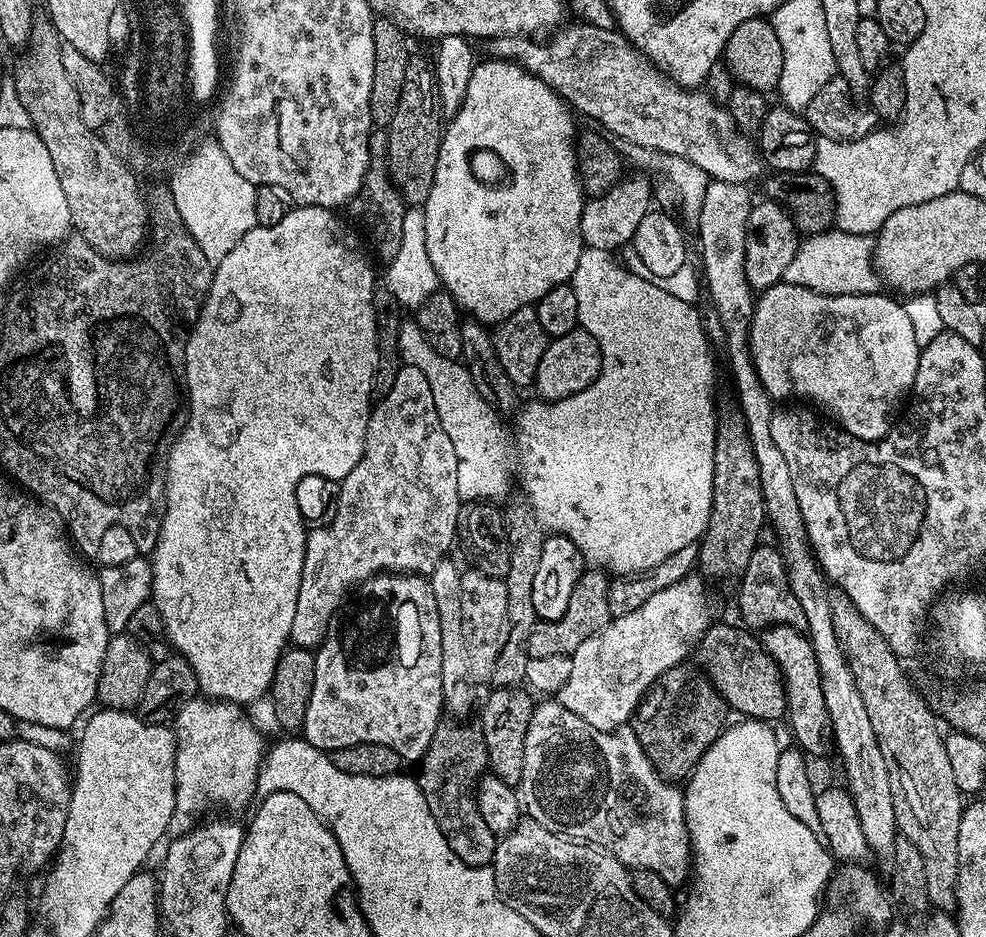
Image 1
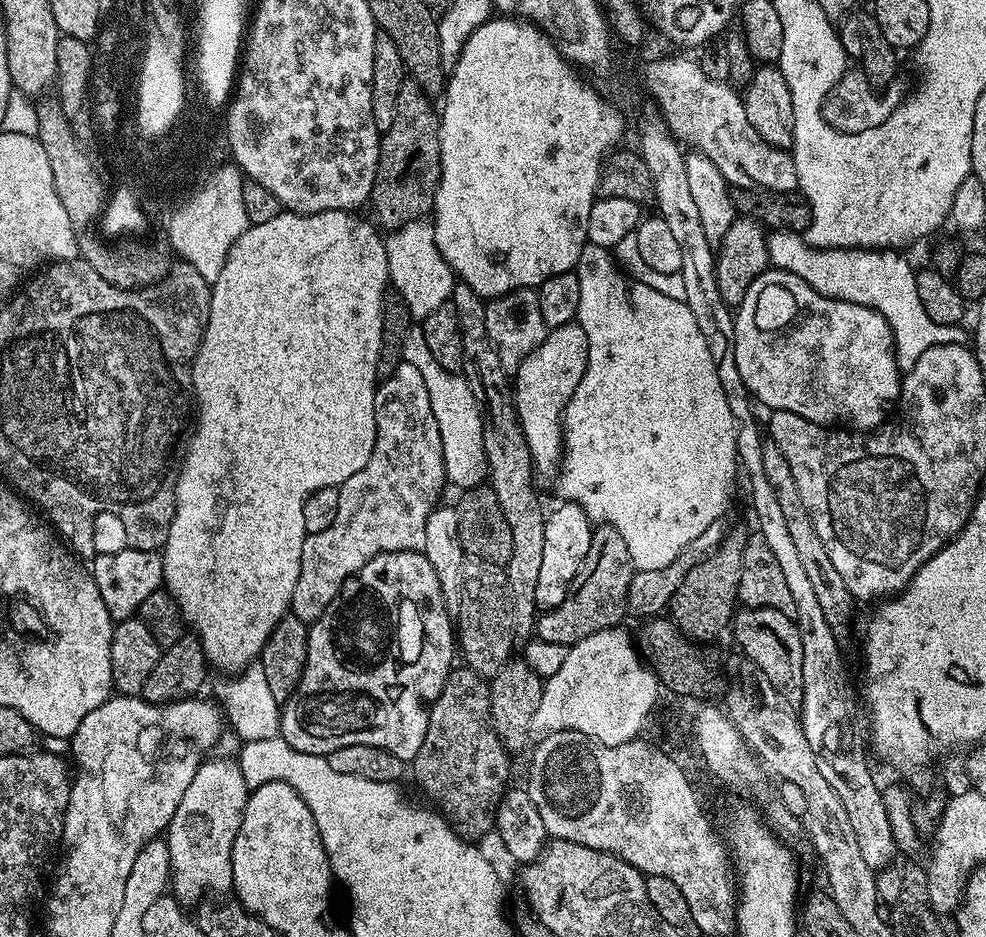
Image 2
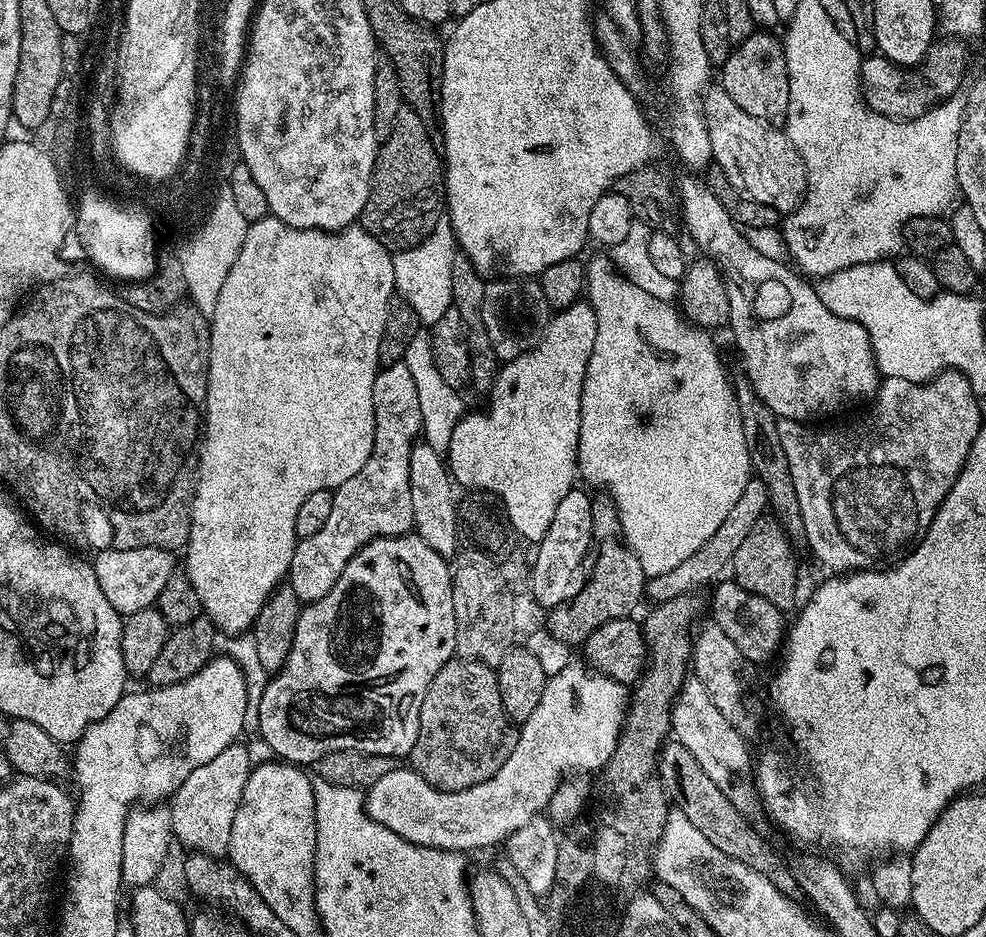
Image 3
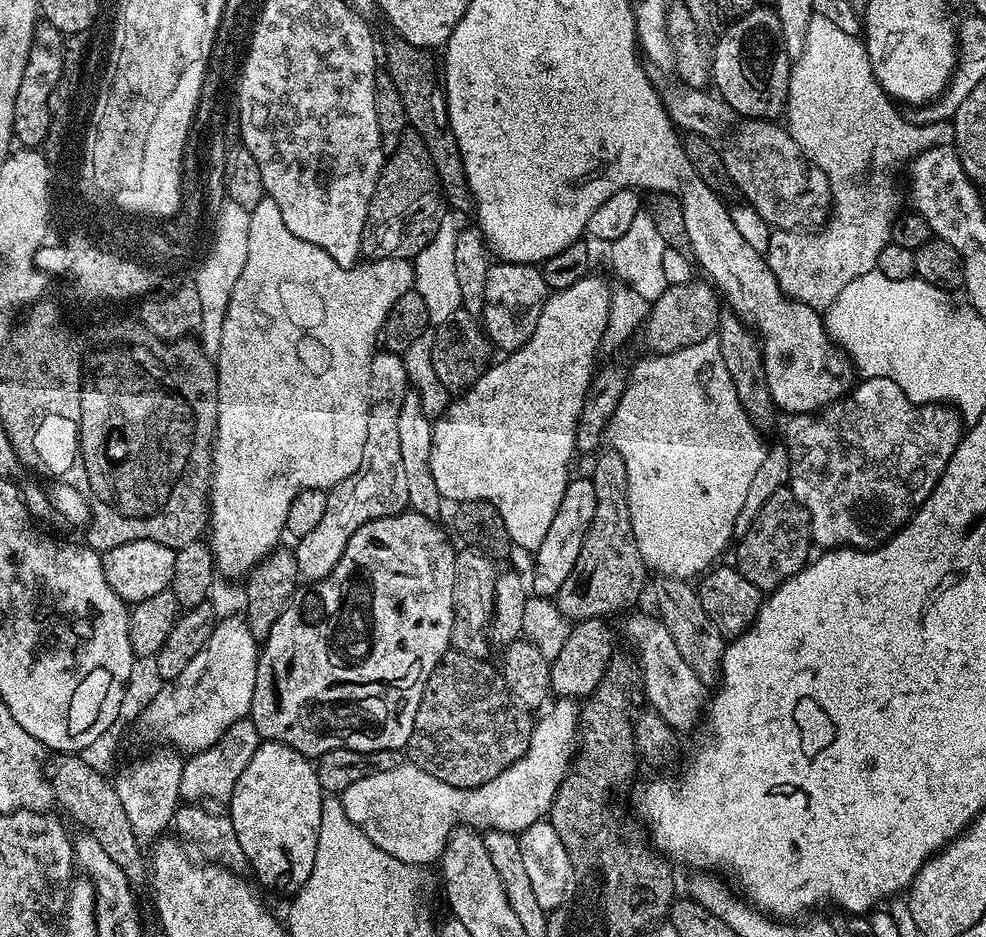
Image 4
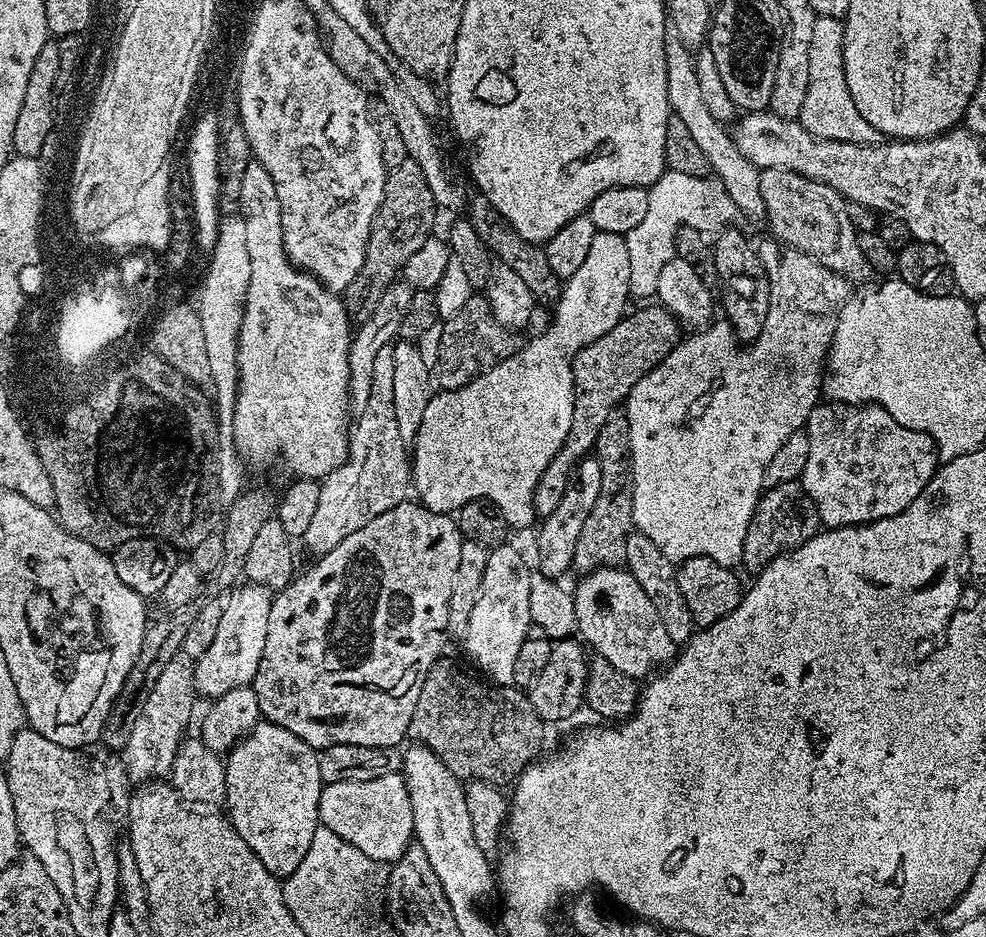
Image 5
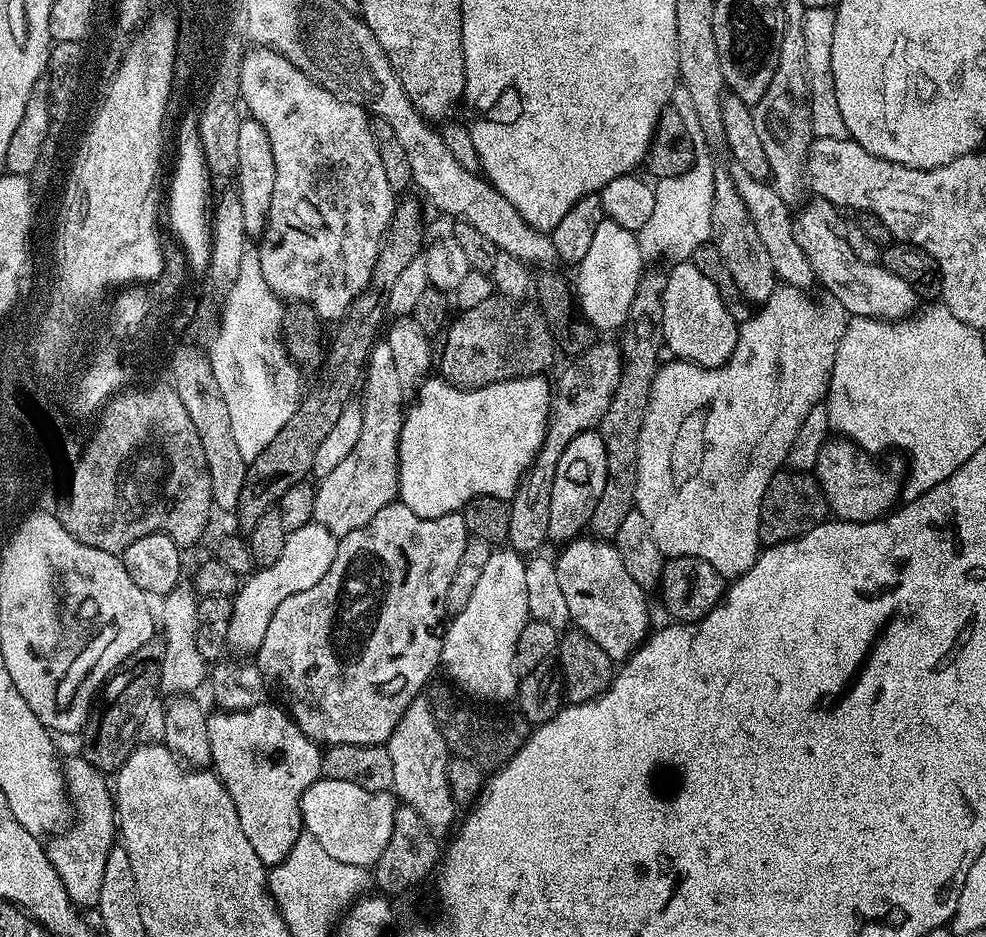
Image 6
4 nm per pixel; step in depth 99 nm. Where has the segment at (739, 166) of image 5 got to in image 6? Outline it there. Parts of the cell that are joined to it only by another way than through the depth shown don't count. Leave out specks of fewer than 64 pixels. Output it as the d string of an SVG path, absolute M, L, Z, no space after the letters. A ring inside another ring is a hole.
M737 166L731 169L731 173L738 194L742 194L742 202L746 202L746 210L750 210L750 218L754 218L754 230L758 230L758 238L762 238L762 246L766 246L777 277L796 288L809 289L809 285L813 285L816 279L811 264L802 253L802 246L798 246L798 238L794 238L792 226L794 218L790 213L790 205L777 194L771 183L756 180L746 170Z

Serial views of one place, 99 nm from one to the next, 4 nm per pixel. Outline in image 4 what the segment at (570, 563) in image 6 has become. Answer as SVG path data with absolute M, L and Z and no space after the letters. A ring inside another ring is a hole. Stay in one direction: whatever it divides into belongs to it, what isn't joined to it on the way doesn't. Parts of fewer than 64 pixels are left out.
M632 610L623 617L624 636L628 639L630 647L636 651L636 660L640 663L640 676L644 679L642 684L642 696L649 700L651 711L658 713L671 728L677 733L688 732L696 723L701 723L702 713L706 708L706 686L690 670L686 658L674 646L674 638L670 638L670 630L666 630L664 623L660 621L659 615L651 611L640 612Z

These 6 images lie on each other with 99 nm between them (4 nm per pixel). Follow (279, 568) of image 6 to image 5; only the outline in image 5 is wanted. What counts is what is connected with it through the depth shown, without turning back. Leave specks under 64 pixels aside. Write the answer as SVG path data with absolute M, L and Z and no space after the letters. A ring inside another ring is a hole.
M244 582L231 589L227 596L228 601L223 601L220 610L218 631L214 634L214 642L210 642L206 654L195 657L194 660L194 683L201 697L204 695L215 698L235 688L249 687L252 679L258 674L258 662L262 662L262 650L266 650L266 622L270 622L273 593L261 584Z

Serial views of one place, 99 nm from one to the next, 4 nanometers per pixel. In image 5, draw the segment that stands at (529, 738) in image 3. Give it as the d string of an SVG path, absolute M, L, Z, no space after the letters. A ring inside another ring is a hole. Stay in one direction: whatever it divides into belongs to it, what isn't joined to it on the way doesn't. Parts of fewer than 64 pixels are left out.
M399 772L386 774L386 778L374 778L370 782L334 782L320 789L320 823L334 830L338 838L350 842L362 854L381 862L397 860L414 840L412 802L408 797L408 784Z

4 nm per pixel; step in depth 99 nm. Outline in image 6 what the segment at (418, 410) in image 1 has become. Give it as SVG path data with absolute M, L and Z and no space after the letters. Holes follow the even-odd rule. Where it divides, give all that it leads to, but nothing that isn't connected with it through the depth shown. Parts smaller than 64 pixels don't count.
M377 342L368 355L368 364L362 381L362 434L355 443L350 454L346 455L337 468L326 475L316 484L316 497L314 498L315 523L326 526L337 538L350 534L350 530L358 530L378 514L390 503L397 499L400 491L400 459L398 446L400 445L400 431L406 411L406 389L398 378L394 358L390 346L386 342Z

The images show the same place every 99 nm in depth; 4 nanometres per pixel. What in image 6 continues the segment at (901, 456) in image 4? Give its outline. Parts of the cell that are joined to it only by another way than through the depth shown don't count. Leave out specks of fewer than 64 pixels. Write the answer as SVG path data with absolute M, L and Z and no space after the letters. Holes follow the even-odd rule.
M830 438L822 446L814 475L835 519L853 520L859 524L864 520L878 520L897 503L902 492L901 481L896 481L868 456L871 455L865 449L843 438Z

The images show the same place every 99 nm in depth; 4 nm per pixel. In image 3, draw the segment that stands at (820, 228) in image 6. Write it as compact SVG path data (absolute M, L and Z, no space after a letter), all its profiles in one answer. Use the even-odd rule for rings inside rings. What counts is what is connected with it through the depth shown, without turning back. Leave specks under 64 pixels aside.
M720 86L709 87L702 97L702 103L706 126L710 130L712 158L723 170L724 177L756 204L772 204L781 214L795 212L808 191L808 172L804 169L798 150L794 150L787 131L775 123L754 118L754 114L746 114L746 110L735 104L734 98L730 98L730 94L726 94Z

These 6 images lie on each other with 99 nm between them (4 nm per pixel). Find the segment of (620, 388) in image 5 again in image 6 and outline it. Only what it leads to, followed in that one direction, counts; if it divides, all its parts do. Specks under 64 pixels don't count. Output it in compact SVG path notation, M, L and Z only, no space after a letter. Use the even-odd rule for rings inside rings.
M597 342L578 356L571 357L567 361L564 373L554 380L552 394L552 413L548 415L548 429L546 438L534 458L534 462L524 471L520 478L520 484L516 487L516 493L512 495L508 509L510 510L510 534L507 543L512 551L521 554L536 554L548 540L548 527L550 526L550 490L554 490L554 470L558 470L558 461L562 458L562 450L578 434L591 432L599 425L600 420L606 414L606 406L610 406L610 398L614 398L614 390L620 381L620 372L624 369L624 361L620 359L620 349L615 343L603 344Z

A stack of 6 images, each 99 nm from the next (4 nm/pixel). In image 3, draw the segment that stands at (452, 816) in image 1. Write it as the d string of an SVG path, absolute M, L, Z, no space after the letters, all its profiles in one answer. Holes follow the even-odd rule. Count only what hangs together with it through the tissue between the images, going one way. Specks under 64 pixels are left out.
M453 658L445 662L438 674L434 674L434 682L430 682L426 698L422 698L418 738L410 753L410 767L439 792L466 790L498 774L498 770L502 770L502 762L510 758L510 750L514 750L519 737L517 725L502 706L496 669L482 662Z

